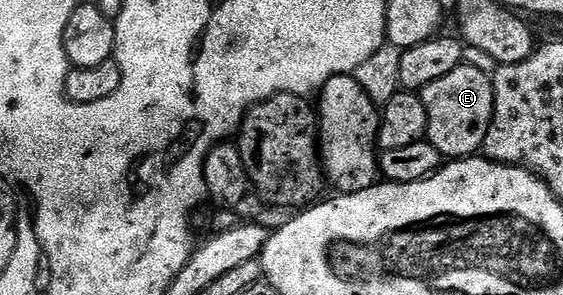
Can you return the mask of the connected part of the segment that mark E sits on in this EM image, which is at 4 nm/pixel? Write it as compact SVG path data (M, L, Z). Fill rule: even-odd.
M461 64L454 72L442 76L442 80L434 80L434 84L424 87L422 97L428 117L427 141L438 148L440 155L448 160L459 160L481 153L494 112L494 88L489 75Z

